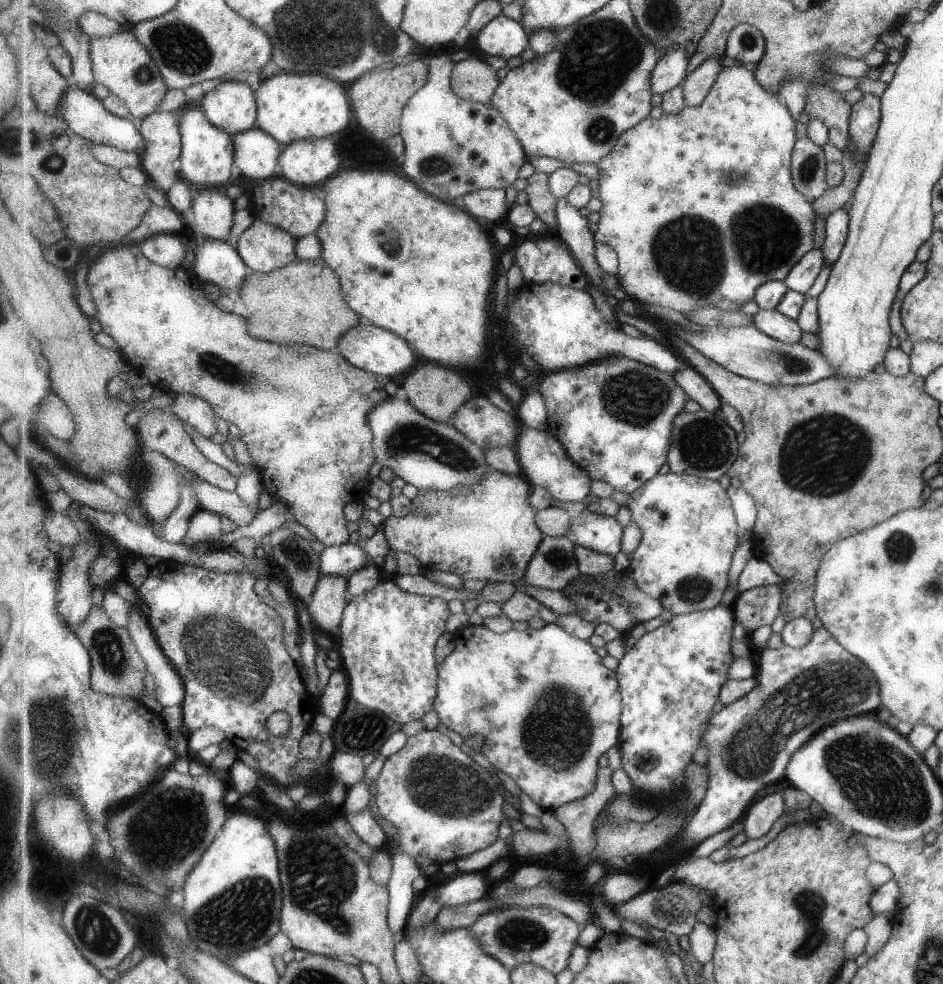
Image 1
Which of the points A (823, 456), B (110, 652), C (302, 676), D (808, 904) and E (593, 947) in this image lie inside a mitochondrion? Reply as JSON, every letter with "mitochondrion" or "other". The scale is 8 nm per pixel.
{"A":"mitochondrion","B":"mitochondrion","C":"other","D":"mitochondrion","E":"other"}

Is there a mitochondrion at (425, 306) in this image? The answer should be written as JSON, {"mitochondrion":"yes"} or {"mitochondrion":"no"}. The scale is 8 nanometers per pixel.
{"mitochondrion":"no"}

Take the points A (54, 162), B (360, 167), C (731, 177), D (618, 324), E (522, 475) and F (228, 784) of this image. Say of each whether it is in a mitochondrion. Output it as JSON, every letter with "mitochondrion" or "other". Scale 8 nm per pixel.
{"A":"mitochondrion","B":"other","C":"mitochondrion","D":"other","E":"other","F":"other"}

